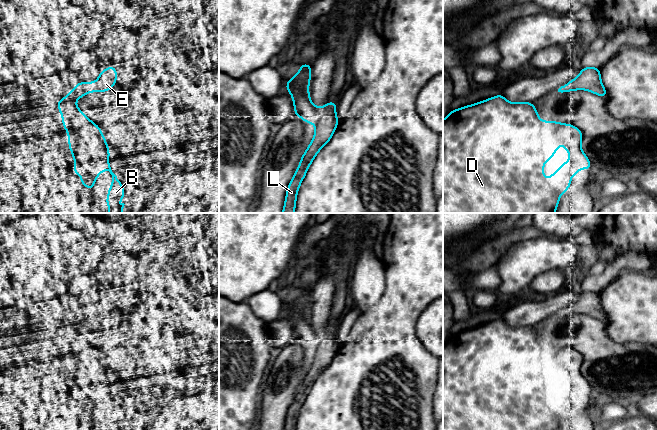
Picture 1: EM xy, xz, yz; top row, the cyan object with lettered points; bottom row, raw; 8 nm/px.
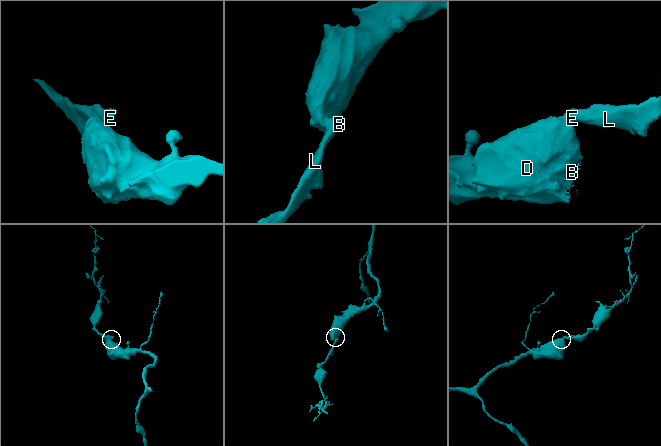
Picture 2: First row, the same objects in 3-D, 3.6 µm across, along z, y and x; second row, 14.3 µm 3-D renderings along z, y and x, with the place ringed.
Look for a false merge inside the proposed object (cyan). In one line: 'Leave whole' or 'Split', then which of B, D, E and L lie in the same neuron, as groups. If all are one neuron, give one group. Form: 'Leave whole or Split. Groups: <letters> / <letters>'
Leave whole. Groups: B D E L

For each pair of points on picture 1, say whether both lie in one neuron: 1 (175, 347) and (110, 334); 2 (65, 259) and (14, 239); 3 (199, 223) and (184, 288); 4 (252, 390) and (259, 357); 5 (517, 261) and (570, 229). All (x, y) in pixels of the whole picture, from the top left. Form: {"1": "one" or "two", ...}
{"1": "two", "2": "one", "3": "two", "4": "one", "5": "two"}

